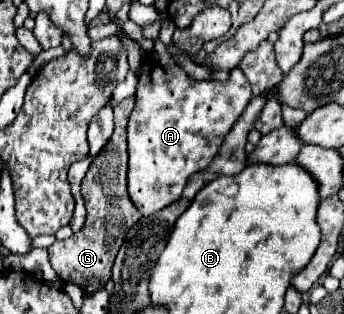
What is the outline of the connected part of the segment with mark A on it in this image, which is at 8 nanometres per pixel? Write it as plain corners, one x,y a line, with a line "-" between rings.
145,53
143,63
137,75
135,91
135,109
128,119
127,147
129,171
127,171
127,189
133,205
143,213
143,217
153,215
181,197
187,179
193,173
207,169
207,165
217,155
225,135
231,131
243,109
251,101
251,87
245,75
239,69
231,71
229,81
195,81
169,53

